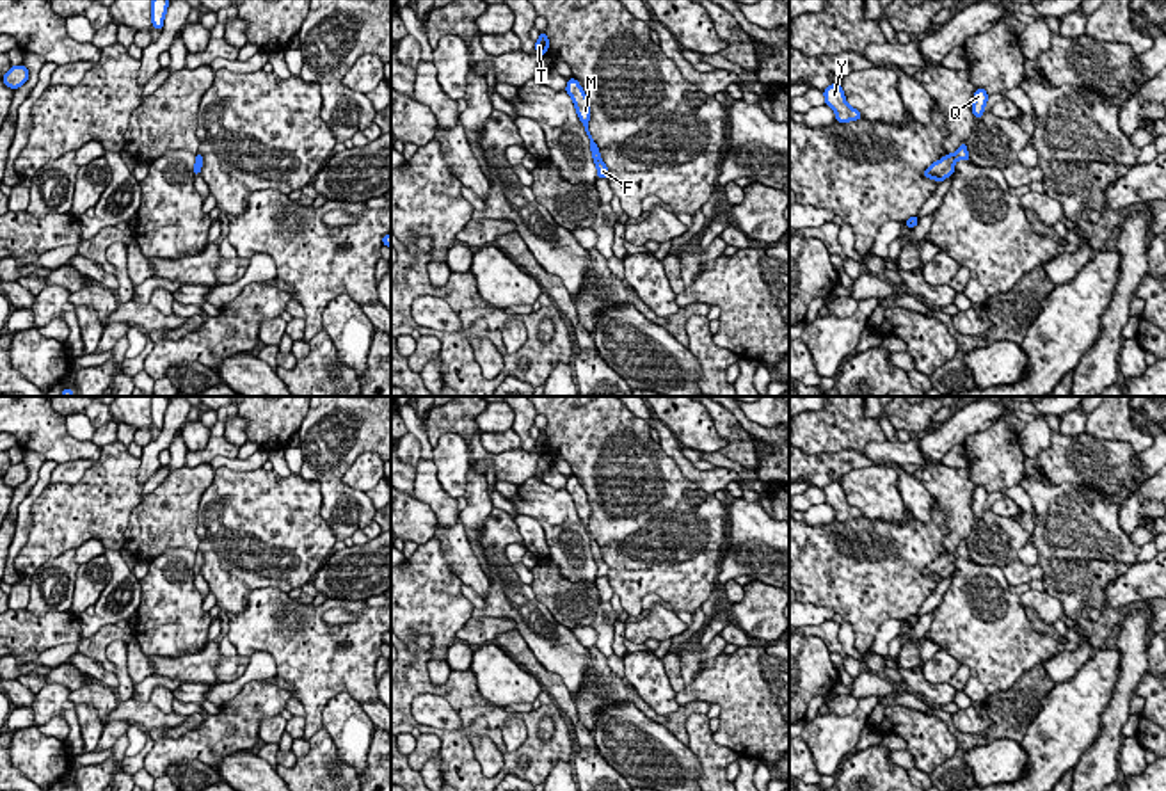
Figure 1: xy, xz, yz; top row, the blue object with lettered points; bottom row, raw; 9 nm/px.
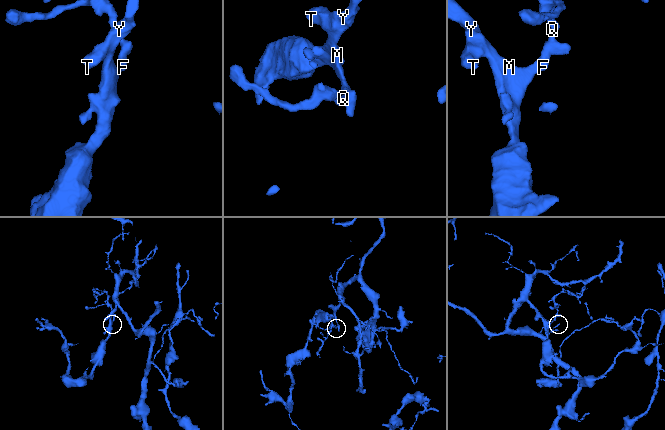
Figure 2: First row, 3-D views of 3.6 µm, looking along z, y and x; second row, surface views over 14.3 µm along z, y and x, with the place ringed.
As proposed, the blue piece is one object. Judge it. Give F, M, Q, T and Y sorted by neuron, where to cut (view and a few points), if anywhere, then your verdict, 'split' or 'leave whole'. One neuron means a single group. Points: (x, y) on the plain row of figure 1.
F M Q T Y | no cut | leave whole

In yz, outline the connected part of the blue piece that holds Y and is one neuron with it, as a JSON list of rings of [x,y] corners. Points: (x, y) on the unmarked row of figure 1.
[[[839,480],[823,487],[823,492],[825,492],[825,501],[835,510],[835,519],[848,521],[848,519],[862,517],[862,512],[846,501],[844,491]]]

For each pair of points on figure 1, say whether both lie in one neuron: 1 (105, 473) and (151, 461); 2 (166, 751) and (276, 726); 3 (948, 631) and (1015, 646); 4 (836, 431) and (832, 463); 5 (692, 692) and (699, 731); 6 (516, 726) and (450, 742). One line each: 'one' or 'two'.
1: two
2: two
3: one
4: two
5: two
6: two

